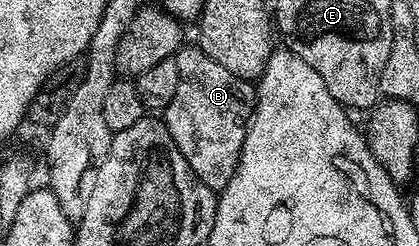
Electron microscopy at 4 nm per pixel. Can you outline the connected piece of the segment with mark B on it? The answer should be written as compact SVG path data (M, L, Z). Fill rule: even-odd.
M196 44L178 49L179 87L175 99L163 110L163 120L175 147L187 159L191 171L208 189L220 191L235 175L245 130L255 112L255 85L219 67Z

